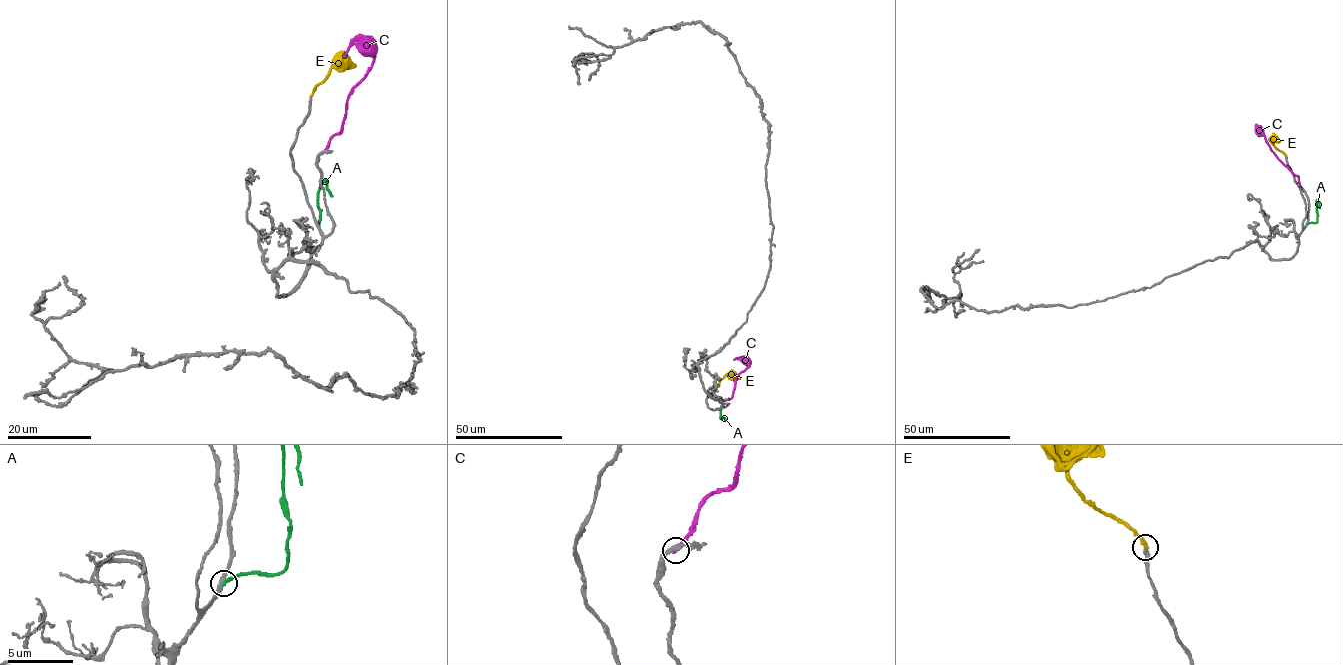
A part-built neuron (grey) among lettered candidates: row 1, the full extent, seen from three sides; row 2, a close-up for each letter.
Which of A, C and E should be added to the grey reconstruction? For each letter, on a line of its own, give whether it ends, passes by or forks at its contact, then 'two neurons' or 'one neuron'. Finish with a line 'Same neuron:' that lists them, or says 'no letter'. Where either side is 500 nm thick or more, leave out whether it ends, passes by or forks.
A: it ends; two neurons
C: it ends; two neurons
E: it ends; one neuron
Same neuron: E

